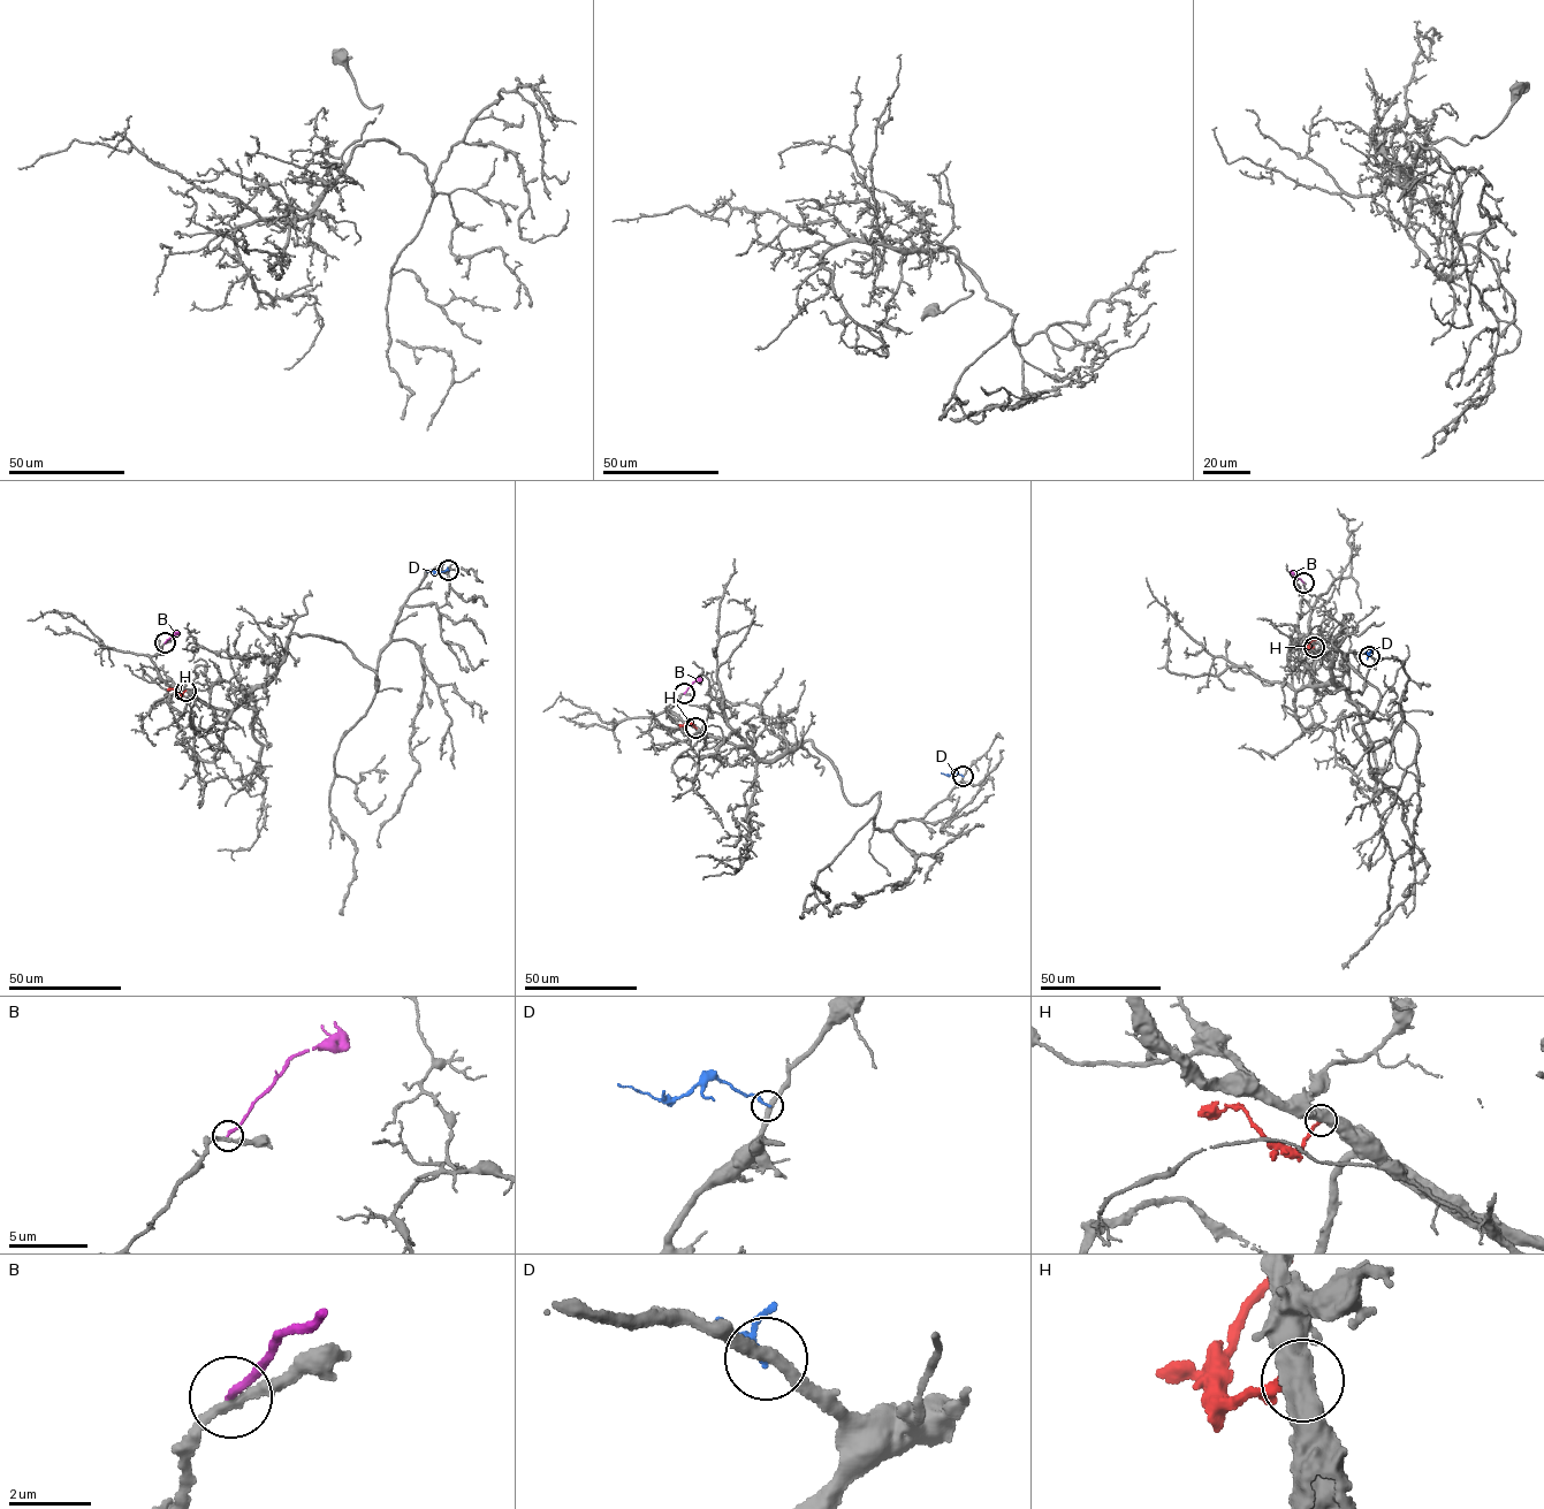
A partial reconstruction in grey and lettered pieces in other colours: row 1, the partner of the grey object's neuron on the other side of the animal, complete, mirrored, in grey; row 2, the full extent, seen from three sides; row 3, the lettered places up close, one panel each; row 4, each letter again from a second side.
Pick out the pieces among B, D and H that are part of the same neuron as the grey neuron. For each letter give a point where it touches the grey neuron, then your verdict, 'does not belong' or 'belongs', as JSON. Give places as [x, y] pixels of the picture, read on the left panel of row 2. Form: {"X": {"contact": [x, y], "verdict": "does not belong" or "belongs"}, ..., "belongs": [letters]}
{"B": {"contact": [165, 642], "verdict": "does not belong"}, "D": {"contact": [448, 570], "verdict": "does not belong"}, "H": {"contact": [185, 691], "verdict": "does not belong"}, "belongs": []}

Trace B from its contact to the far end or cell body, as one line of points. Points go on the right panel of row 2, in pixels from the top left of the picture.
B: (1303, 582), (1290, 571)

